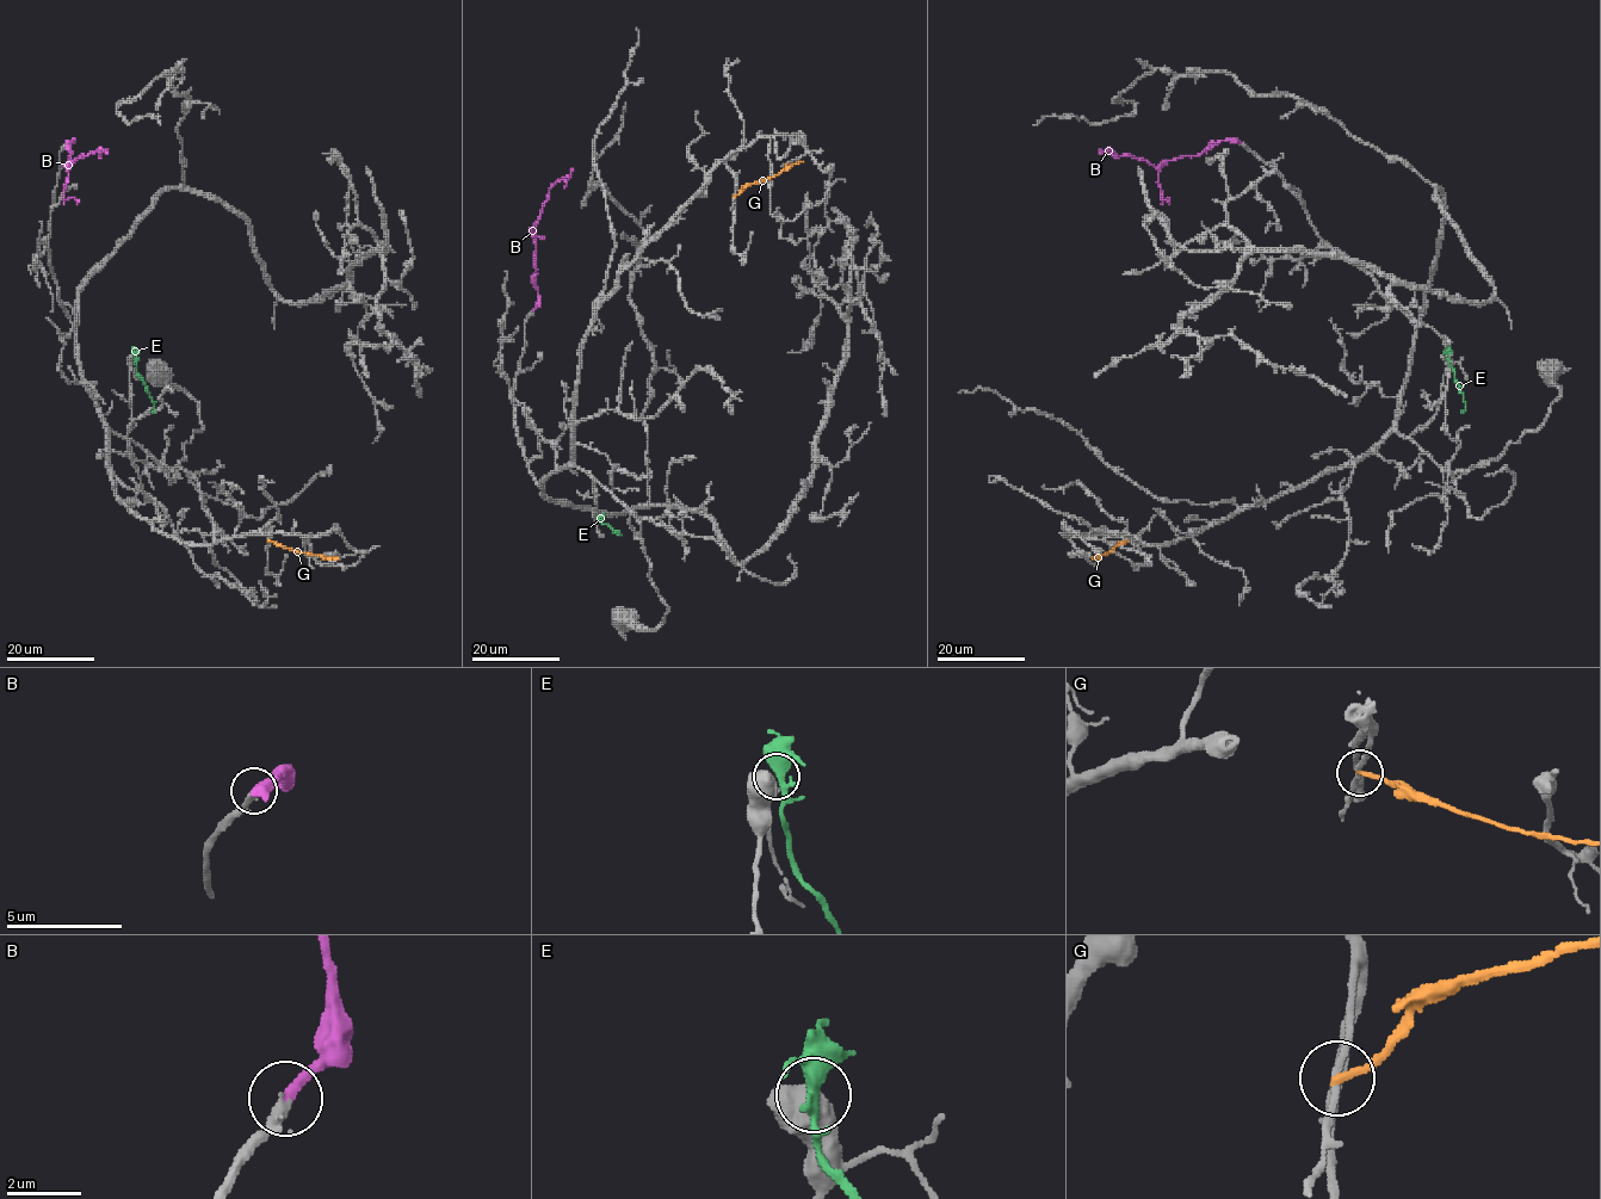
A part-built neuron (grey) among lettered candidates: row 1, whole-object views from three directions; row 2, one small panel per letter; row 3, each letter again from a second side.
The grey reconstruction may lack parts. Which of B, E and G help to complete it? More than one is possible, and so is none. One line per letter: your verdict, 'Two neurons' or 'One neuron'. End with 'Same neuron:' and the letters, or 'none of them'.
B: One neuron
E: Two neurons
G: Two neurons
Same neuron: B

